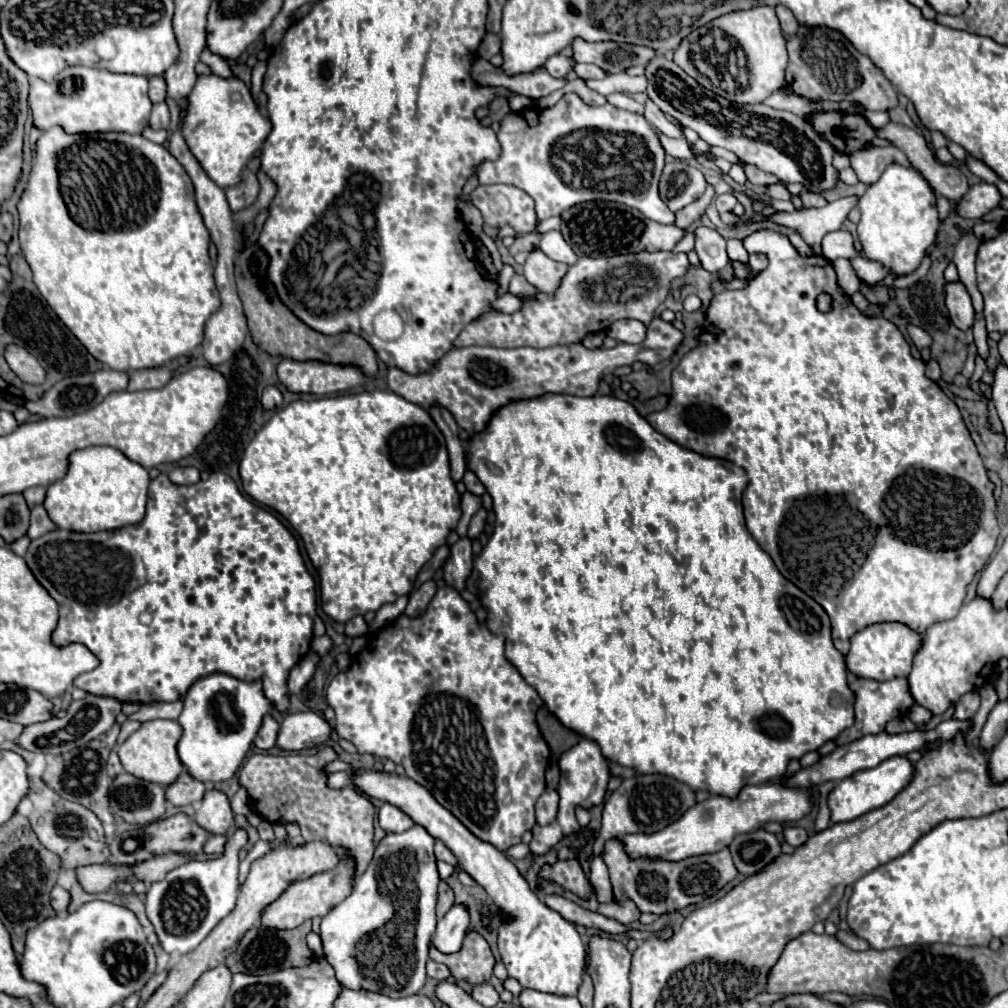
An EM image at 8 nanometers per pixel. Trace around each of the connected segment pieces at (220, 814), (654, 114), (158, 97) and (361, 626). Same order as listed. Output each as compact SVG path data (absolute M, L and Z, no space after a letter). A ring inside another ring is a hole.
M208 788L194 814L194 820L212 834L226 834L234 826L234 812L226 792Z
M652 100L646 102L646 112L644 112L644 116L646 116L664 136L668 136L668 138L680 138L680 136L682 136L680 126L672 124L672 122L658 110L658 106L652 104Z
M150 78L150 92L148 92L152 104L166 100L166 82L162 78Z
M356 616L356 618L352 618L352 620L346 622L346 636L354 638L354 636L362 636L366 632L368 632L368 624L364 622L362 616Z

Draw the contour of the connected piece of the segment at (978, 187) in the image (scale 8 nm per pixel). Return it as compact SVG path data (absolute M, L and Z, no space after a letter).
M978 182L970 186L970 190L958 202L954 202L954 212L960 218L982 218L986 212L996 208L1000 200L1002 196L996 186L988 182Z

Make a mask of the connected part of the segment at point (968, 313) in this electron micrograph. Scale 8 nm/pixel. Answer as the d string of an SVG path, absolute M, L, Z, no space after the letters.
M960 280L946 282L944 292L946 292L946 308L950 312L952 324L958 326L960 330L968 330L974 322L974 308L972 308L970 294L968 294L966 286Z

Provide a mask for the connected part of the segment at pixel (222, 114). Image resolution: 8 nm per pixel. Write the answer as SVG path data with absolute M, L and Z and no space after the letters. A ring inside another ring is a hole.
M198 76L192 92L186 98L186 104L180 110L184 110L182 136L190 152L196 156L208 178L220 188L228 188L240 180L242 168L262 146L272 128L270 120L264 118L254 104L248 86L236 76Z

